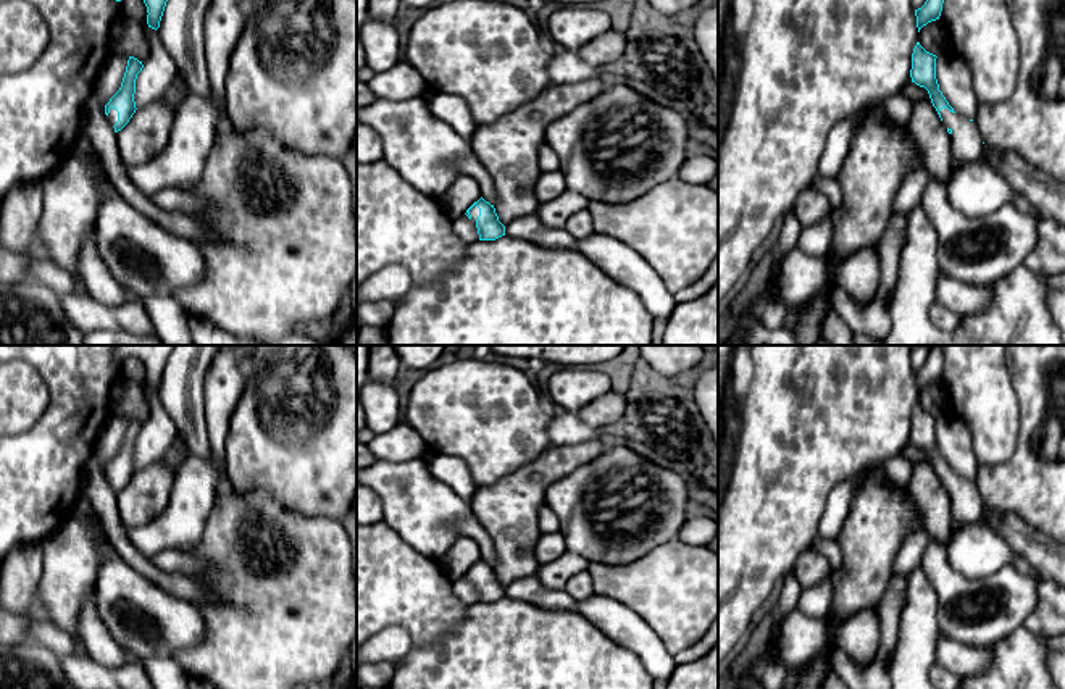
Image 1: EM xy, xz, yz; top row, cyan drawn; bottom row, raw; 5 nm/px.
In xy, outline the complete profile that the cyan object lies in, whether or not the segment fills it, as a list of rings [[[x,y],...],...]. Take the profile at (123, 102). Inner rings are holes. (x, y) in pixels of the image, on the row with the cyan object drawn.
[[[129,56],[121,87],[105,105],[106,116],[111,108],[118,111],[118,121],[113,126],[115,132],[121,131],[137,110],[134,102],[136,79],[142,68],[144,68],[142,61],[139,61],[134,56]]]

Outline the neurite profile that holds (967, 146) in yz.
[[[942,108],[942,123],[952,131],[952,158],[950,166],[962,166],[981,158],[983,139],[976,127],[976,121],[970,121],[957,113]]]

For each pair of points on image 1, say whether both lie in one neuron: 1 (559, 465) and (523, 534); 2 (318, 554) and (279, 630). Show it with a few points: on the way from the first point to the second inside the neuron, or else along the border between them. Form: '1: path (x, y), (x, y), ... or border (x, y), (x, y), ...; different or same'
1: path (541, 481), (523, 499), (523, 517); same
2: path (299, 573), (284, 588), (283, 610); same

